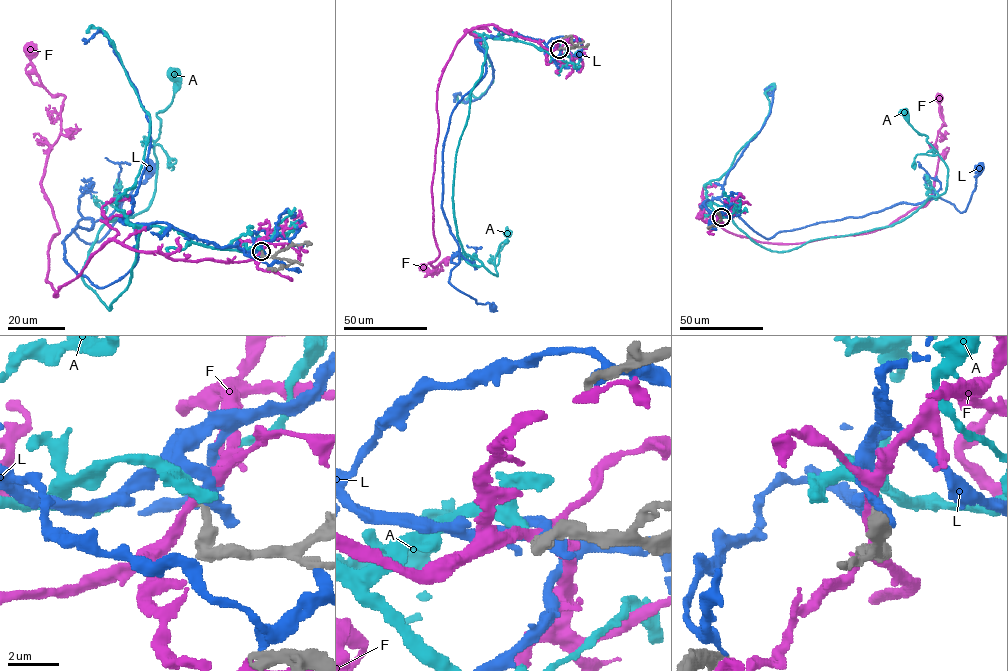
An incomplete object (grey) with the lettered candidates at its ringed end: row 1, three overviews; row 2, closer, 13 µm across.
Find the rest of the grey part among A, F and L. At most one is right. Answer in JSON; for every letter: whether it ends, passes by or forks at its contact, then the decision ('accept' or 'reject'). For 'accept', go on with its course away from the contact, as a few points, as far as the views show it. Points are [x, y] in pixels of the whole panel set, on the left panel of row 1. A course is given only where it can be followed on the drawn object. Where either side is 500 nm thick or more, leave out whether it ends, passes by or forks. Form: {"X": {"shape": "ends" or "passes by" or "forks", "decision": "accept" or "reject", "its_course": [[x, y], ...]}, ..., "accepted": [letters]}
{"A": {"shape": "ends", "decision": "accept", "its_course": [[261, 251], [132, 224], [136, 261], [110, 310], [83, 282], [99, 229], [149, 206], [173, 74]]}, "F": {"shape": "passes by", "decision": "reject"}, "L": {"shape": "passes by", "decision": "reject"}, "accepted": ["A"]}

